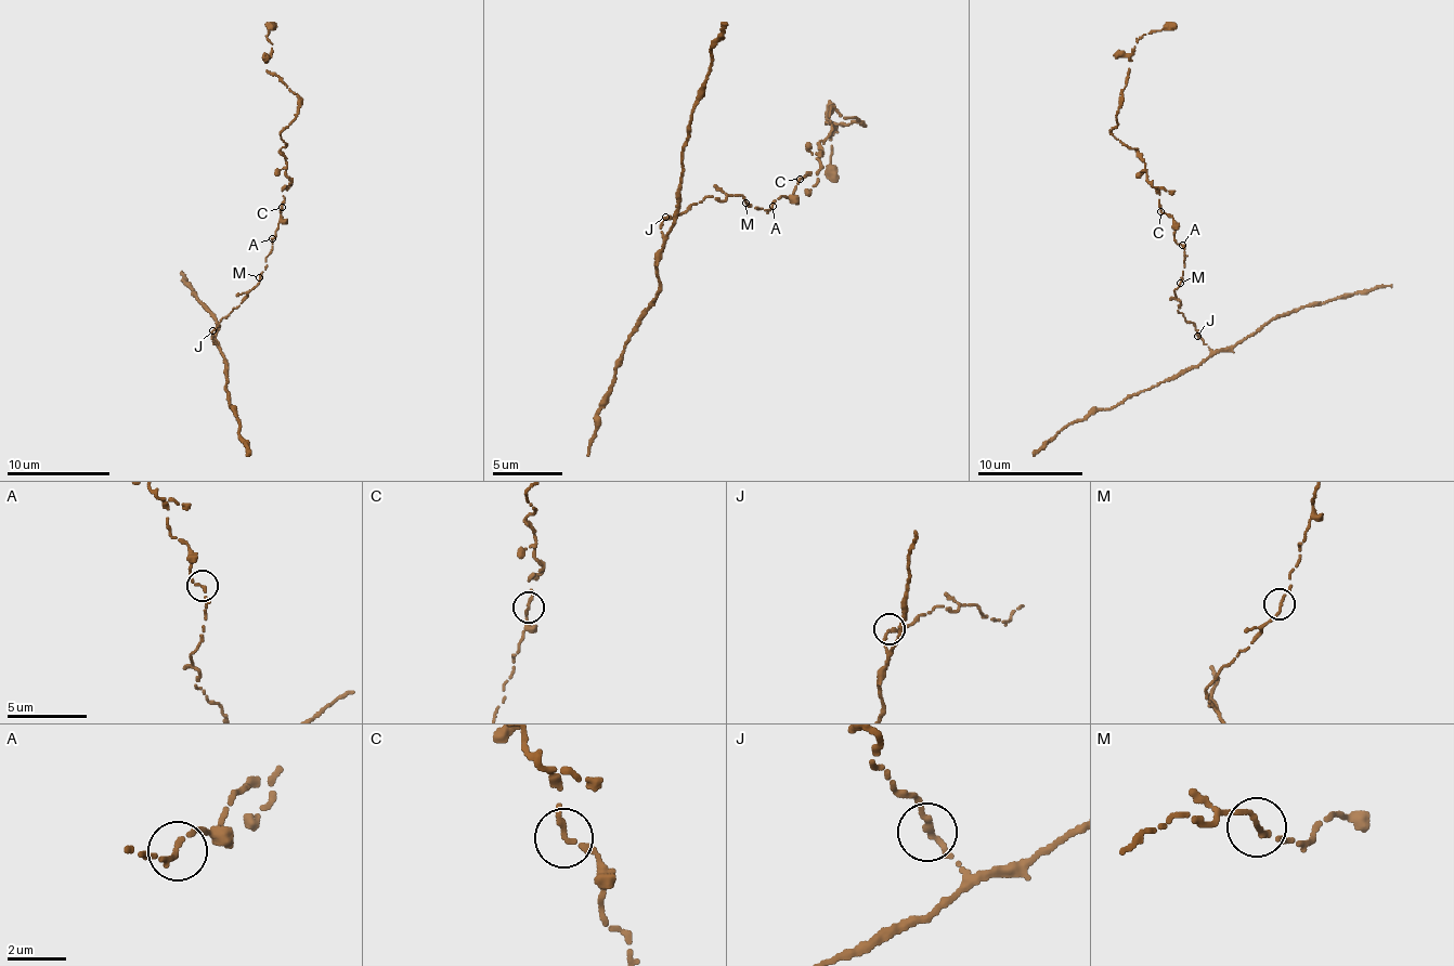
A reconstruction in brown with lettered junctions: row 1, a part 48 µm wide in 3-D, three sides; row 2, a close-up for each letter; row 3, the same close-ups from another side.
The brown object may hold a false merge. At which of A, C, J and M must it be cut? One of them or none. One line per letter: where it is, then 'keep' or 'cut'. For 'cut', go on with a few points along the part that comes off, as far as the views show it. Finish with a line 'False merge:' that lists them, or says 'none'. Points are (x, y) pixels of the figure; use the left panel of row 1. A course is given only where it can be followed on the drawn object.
A: at (272, 238); keep
C: at (282, 207); keep
J: at (212, 330); keep
M: at (259, 277); keep
False merge: none

